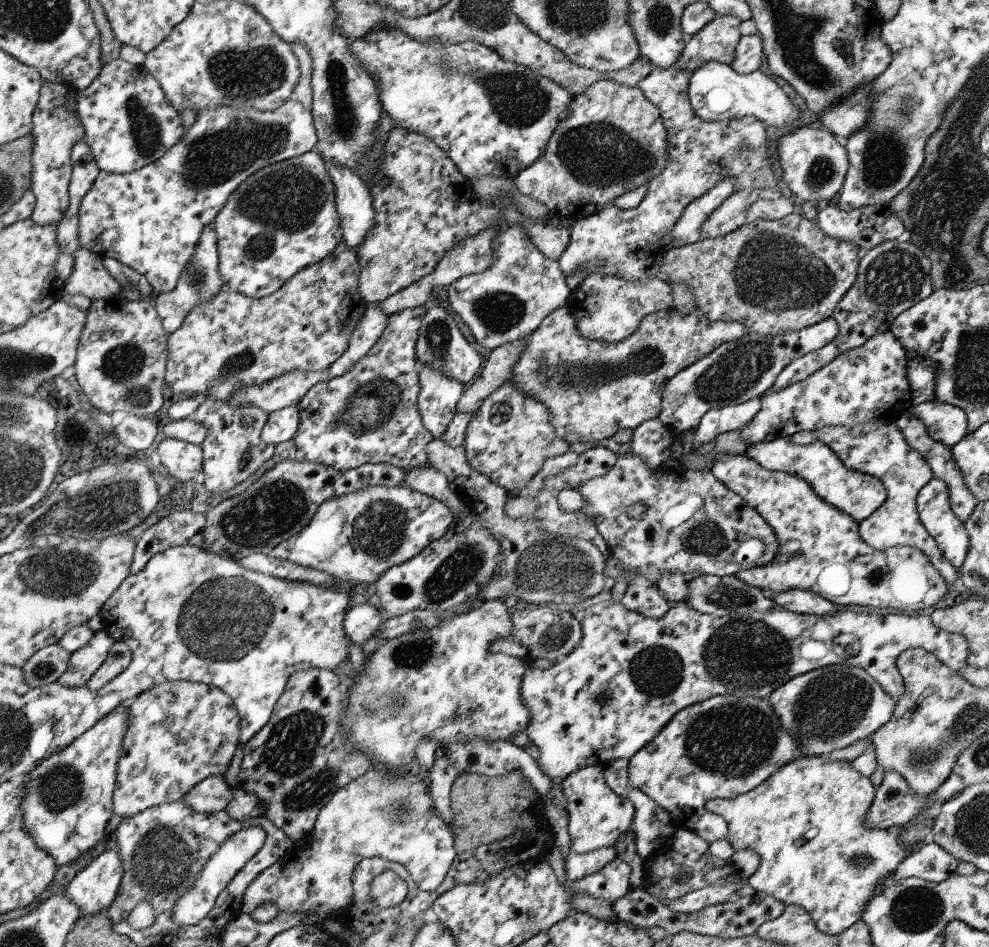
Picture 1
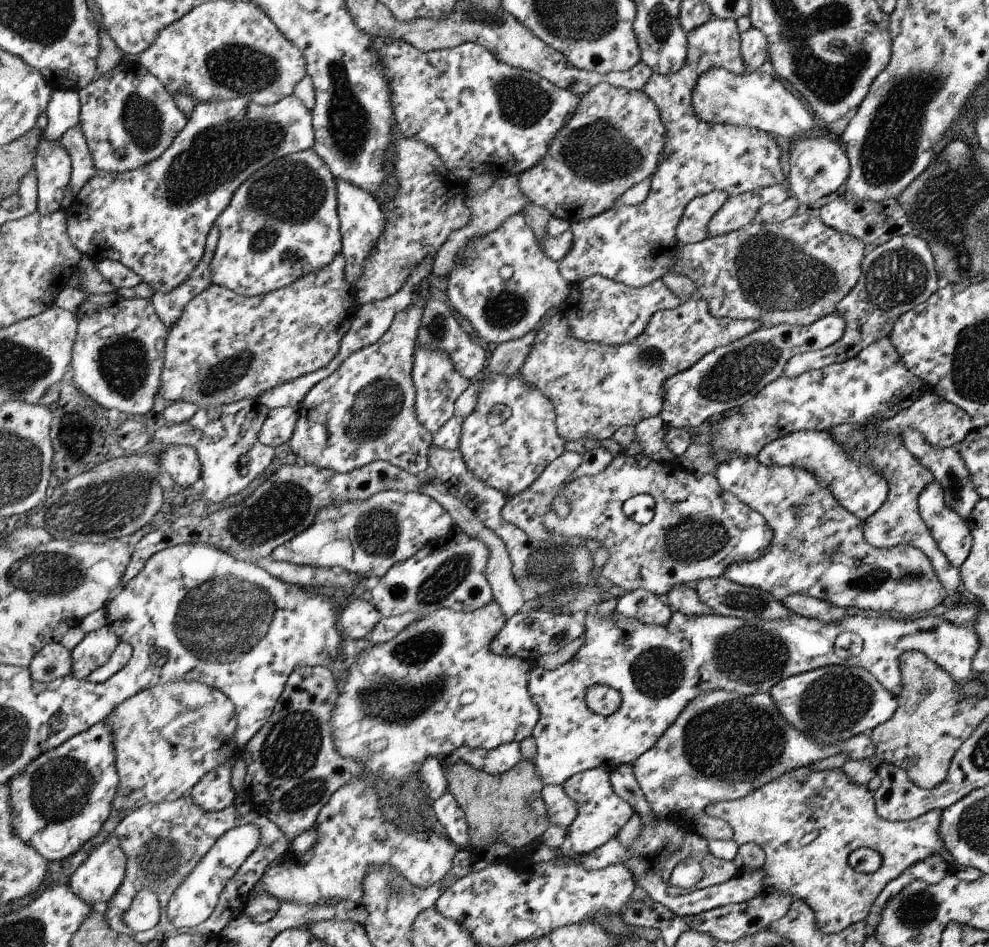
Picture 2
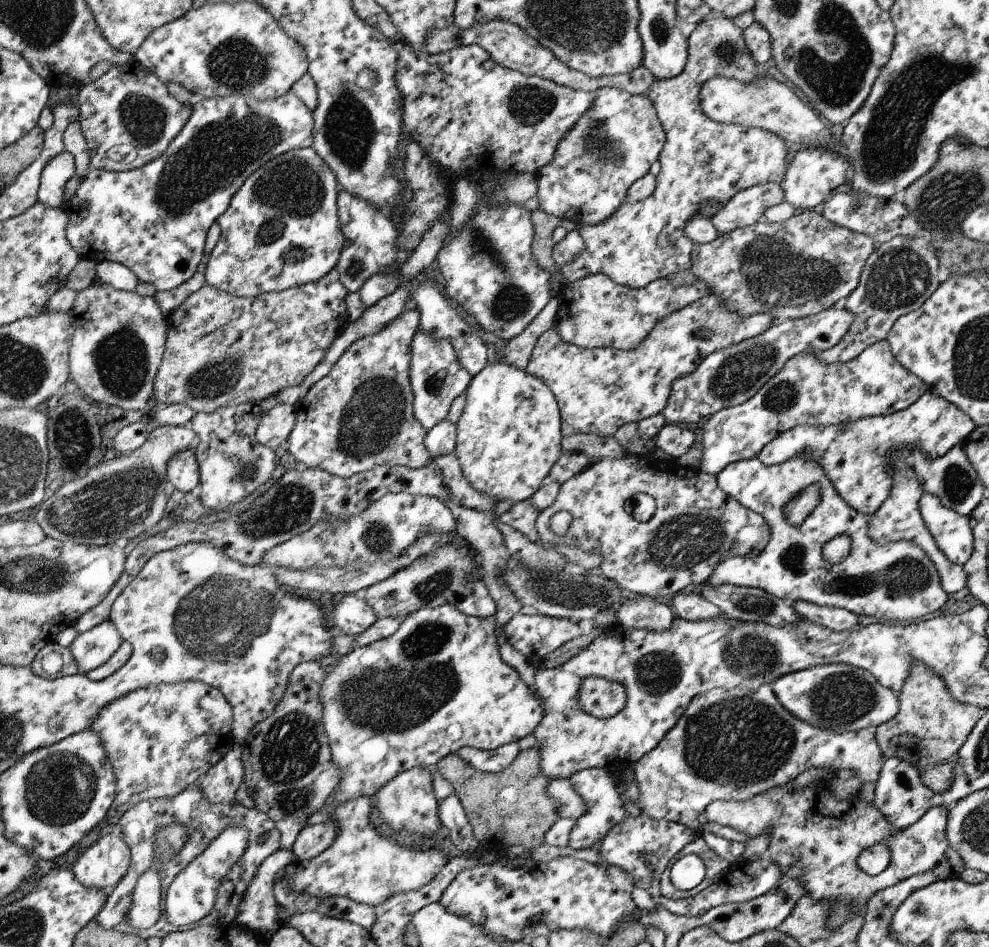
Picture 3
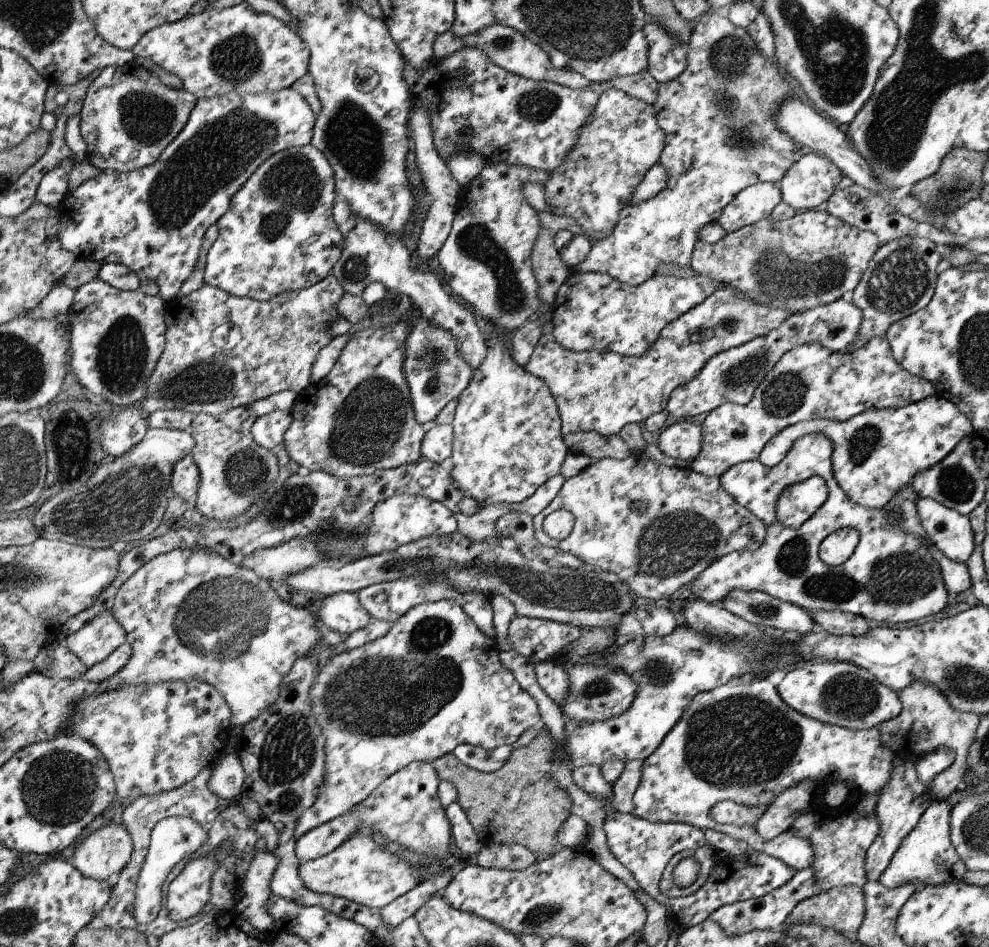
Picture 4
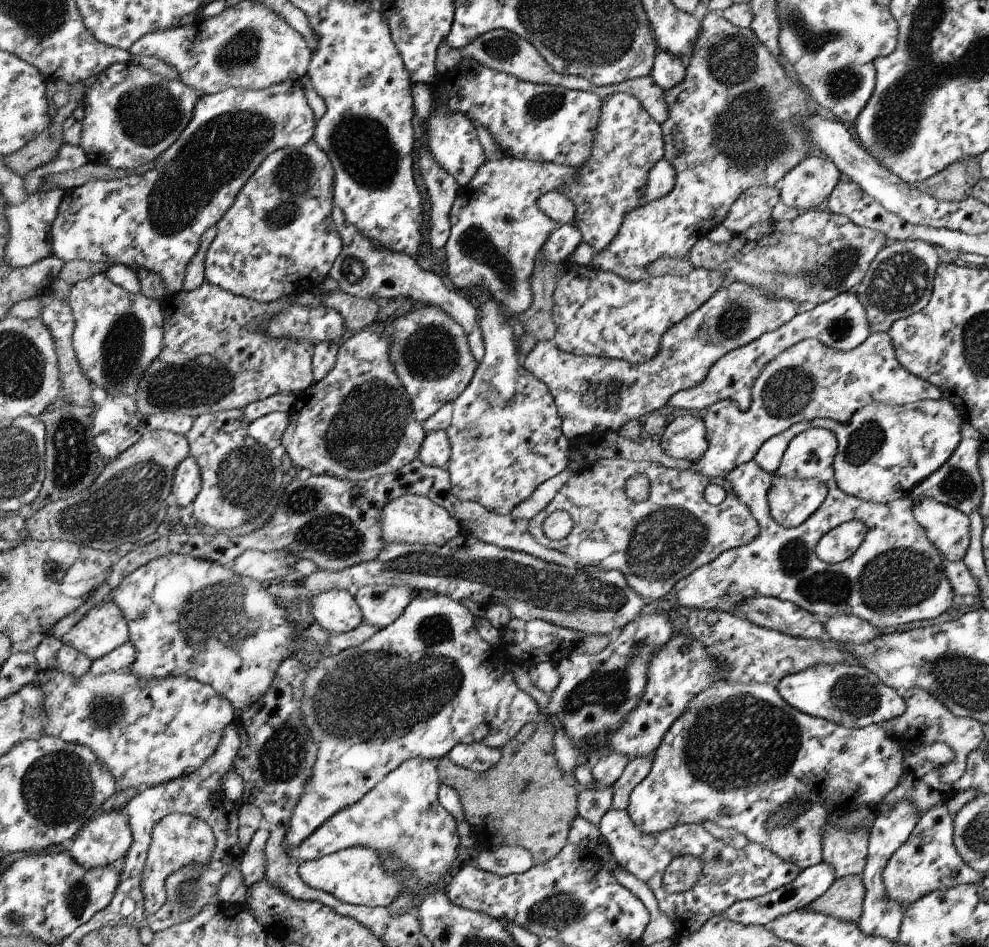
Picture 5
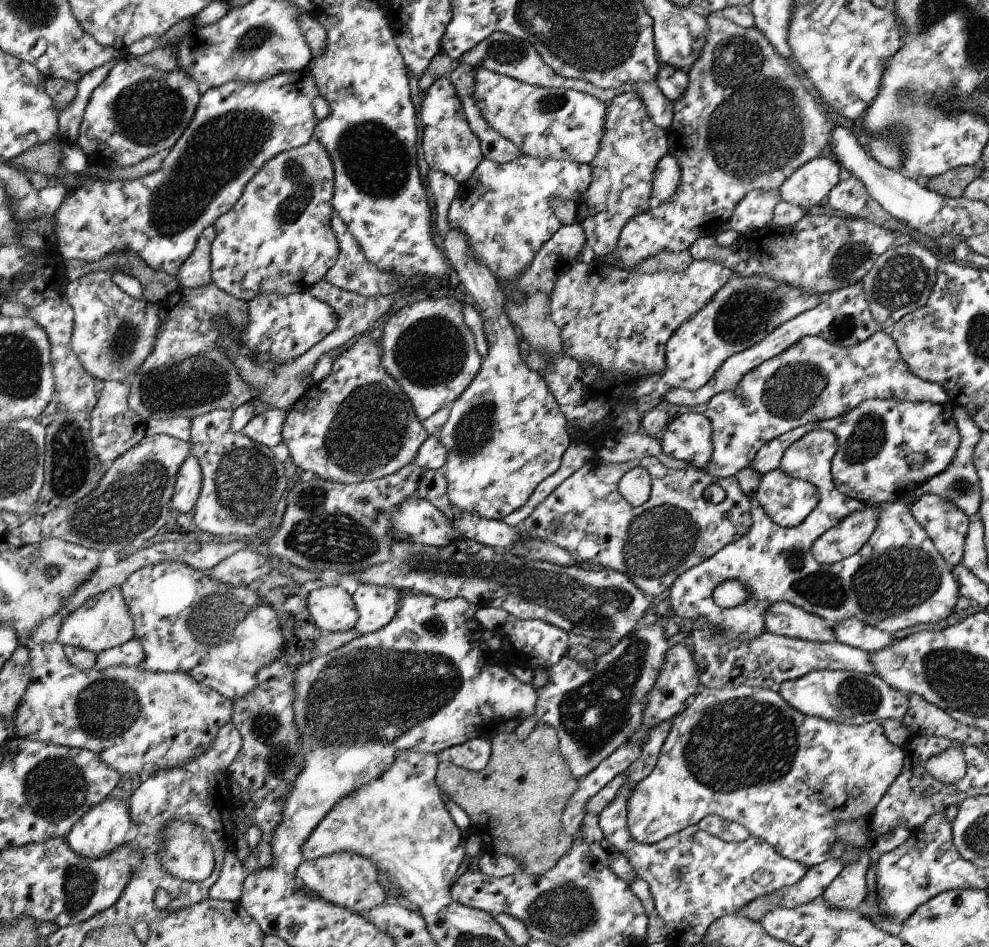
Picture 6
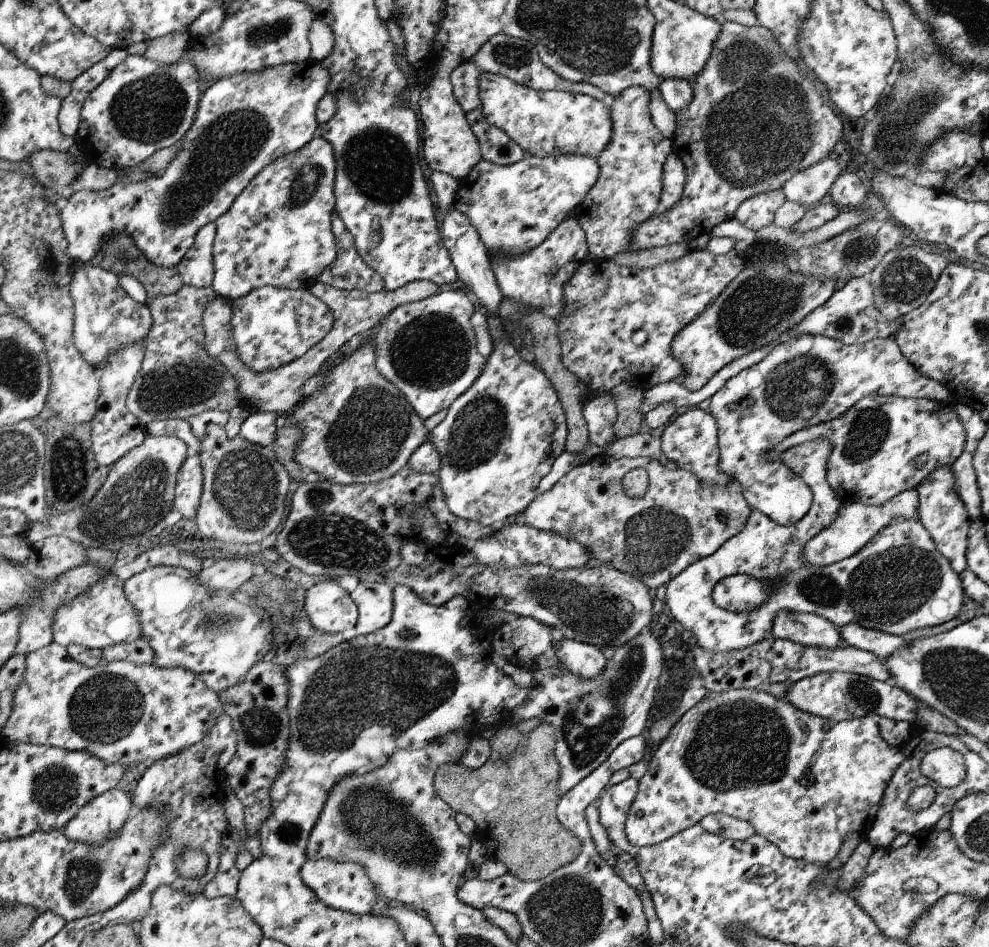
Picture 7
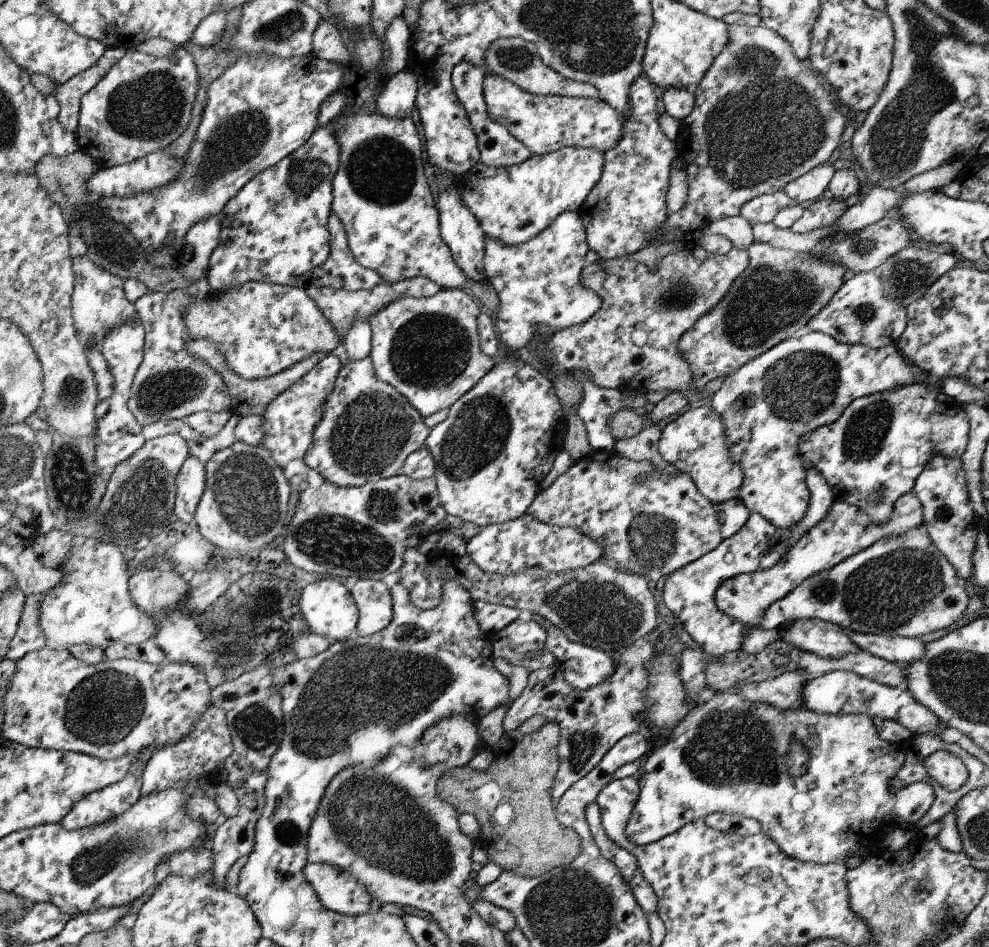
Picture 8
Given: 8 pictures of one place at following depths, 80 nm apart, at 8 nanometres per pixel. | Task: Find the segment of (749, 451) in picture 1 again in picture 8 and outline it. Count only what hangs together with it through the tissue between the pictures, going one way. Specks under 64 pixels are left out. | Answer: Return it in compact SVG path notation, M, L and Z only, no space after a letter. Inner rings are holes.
M915 383L852 400L837 421L805 434L799 440L798 450L803 460L809 461L826 479L834 501L859 507L872 523L879 524L888 521L894 502L902 494L911 492L915 479L931 457L939 455L958 459L963 454L967 441L968 422L961 404L941 393L939 388L927 387L926 383ZM875 493L880 495L878 501L868 501Z

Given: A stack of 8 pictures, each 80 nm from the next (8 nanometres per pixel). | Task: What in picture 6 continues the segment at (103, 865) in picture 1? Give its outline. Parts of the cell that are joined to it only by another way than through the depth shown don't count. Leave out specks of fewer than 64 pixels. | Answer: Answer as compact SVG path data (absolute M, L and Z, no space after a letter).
M107 798L107 801L99 802L99 805L87 810L87 813L75 822L73 829L67 834L66 844L85 858L102 858L123 845L131 825L128 803L120 798Z

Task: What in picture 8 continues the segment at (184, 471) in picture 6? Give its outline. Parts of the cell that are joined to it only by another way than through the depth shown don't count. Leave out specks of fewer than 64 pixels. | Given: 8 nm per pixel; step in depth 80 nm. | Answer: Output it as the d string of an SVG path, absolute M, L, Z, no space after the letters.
M188 456L174 478L173 513L183 522L191 522L204 489L204 464Z

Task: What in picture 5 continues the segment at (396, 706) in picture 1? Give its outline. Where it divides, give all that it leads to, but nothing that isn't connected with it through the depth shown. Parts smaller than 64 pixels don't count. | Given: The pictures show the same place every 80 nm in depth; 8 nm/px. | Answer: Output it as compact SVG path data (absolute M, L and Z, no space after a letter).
M435 594L416 595L411 598L411 602L403 609L401 617L397 617L390 625L373 633L366 641L357 646L343 649L334 655L326 653L326 657L323 657L315 667L308 667L306 680L304 681L304 694L300 702L300 711L306 727L310 730L310 735L318 744L318 754L316 755L311 776L302 788L304 793L300 797L295 810L292 811L290 828L286 830L284 843L289 852L293 853L296 846L329 817L333 817L335 813L354 805L355 802L363 798L379 781L383 780L386 774L393 772L402 762L415 757L438 760L459 743L469 744L476 742L499 749L514 740L515 734L519 732L519 728L523 724L538 720L537 703L526 692L520 690L512 673L509 670L505 670L503 664L495 658L497 655L493 650L494 647L484 641L478 633L473 616L471 610L467 610L467 606L463 606L461 602L453 600L449 596Z

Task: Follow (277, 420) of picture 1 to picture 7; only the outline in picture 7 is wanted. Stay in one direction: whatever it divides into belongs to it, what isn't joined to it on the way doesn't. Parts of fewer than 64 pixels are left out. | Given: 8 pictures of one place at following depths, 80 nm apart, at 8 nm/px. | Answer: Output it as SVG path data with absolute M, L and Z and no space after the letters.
M257 411L242 420L237 435L256 445L271 445L276 438L276 419L273 411Z

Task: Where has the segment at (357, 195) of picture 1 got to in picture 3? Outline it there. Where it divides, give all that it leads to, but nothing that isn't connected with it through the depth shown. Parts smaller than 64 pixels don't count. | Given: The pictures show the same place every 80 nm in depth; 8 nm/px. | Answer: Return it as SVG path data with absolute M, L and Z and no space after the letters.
M338 189L336 194L336 213L339 230L345 239L341 247L335 270L339 272L342 285L347 292L354 293L373 273L398 271L396 264L396 236L393 220L384 216L369 201L360 199L347 191Z

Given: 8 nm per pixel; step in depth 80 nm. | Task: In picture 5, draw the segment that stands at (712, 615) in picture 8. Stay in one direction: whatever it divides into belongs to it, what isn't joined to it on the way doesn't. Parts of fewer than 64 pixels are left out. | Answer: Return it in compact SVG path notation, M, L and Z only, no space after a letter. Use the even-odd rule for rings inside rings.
M807 428L790 441L783 454L781 464L773 472L764 471L755 461L747 461L731 470L724 476L739 498L749 508L751 516L759 522L760 532L749 544L743 544L725 550L714 561L695 569L689 576L682 578L674 586L672 598L676 597L679 608L690 610L713 610L713 612L729 612L735 614L741 602L754 596L778 598L792 602L808 613L820 619L835 615L853 615L871 623L876 628L895 628L915 620L931 620L945 612L950 607L954 596L951 585L945 576L941 562L941 554L934 547L934 543L926 537L925 531L915 522L913 503L908 496L881 504L868 503L864 500L846 495L834 479L832 467L833 456L838 448L837 439L831 431L825 428ZM817 477L826 486L826 500L801 525L796 527L782 527L771 518L767 498L768 491L776 479L810 479ZM855 519L866 526L866 534L862 544L847 558L846 561L831 565L824 563L818 557L816 549L820 538L826 536L836 526L851 522Z

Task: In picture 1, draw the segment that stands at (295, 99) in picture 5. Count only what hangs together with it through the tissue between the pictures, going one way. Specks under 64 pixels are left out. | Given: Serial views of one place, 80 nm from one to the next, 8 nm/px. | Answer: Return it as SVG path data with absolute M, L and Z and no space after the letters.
M291 100L272 111L239 106L200 110L186 135L156 162L130 173L98 172L78 208L80 247L98 254L102 259L111 257L131 267L147 279L157 294L173 290L194 253L204 226L211 224L226 204L227 197L250 174L314 150L317 134L314 124L311 124L311 115L302 104Z

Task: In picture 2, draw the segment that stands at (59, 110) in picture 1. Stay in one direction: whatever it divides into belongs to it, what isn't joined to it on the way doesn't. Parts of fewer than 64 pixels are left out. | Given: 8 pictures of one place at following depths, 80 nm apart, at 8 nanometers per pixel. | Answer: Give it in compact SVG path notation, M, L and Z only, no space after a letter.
M39 114L35 128L41 131L41 140L38 142L36 156L34 158L33 170L36 176L36 212L40 215L46 215L61 210L61 198L65 194L65 188L70 182L70 155L66 147L62 145L59 139L54 141L43 137L43 130L47 124L46 114Z

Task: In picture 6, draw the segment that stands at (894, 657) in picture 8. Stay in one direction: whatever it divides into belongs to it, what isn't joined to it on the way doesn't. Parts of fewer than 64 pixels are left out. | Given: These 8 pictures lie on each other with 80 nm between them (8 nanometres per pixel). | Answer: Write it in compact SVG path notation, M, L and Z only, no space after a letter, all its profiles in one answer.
M847 618L846 621L831 624L835 641L859 648L861 651L877 652L886 649L895 642L889 634L859 622L857 618Z

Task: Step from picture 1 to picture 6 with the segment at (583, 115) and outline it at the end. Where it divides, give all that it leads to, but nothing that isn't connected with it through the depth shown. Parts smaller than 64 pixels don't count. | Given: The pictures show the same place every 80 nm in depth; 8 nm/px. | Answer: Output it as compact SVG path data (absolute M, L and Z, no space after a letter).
M622 90L615 96L607 106L606 110L606 134L602 138L601 148L597 156L589 166L594 170L594 176L590 188L579 196L576 202L575 223L578 223L585 232L586 248L594 252L597 261L612 254L615 246L618 245L622 230L631 218L645 214L650 209L647 200L651 196L651 182L657 168L657 162L666 156L669 146L667 133L651 123L650 116L647 115L646 106L642 102L640 91Z

